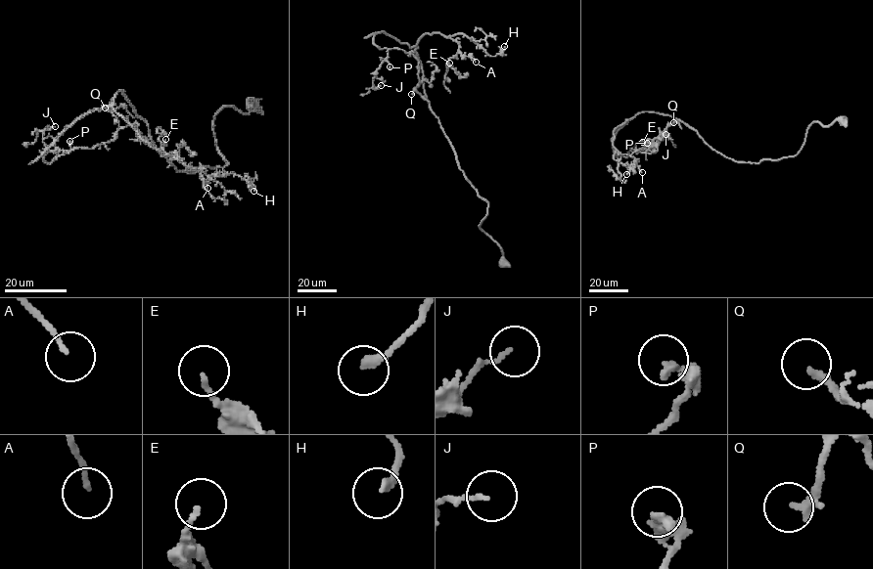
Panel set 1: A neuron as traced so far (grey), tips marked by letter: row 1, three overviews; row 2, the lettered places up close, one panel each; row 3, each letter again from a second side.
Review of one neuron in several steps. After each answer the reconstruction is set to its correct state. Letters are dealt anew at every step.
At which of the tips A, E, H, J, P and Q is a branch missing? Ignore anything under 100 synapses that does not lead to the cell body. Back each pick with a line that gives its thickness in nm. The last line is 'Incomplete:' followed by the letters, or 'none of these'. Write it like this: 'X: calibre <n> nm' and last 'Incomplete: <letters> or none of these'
Incomplete: none of these

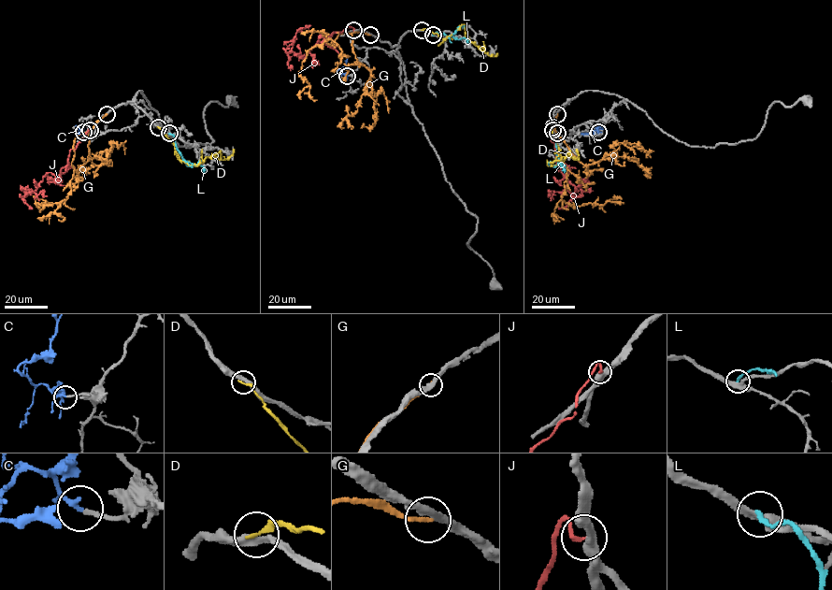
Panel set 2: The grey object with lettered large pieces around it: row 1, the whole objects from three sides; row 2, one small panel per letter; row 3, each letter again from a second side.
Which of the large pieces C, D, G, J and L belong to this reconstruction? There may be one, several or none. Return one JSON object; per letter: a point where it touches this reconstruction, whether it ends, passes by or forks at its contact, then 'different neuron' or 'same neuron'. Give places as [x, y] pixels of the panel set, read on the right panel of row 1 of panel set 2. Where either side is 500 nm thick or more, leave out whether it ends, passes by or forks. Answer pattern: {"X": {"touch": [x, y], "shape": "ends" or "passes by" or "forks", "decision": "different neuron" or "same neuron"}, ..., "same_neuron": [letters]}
{"C": {"touch": [598, 132], "shape": "passes by", "decision": "same neuron"}, "D": {"touch": [552, 127], "shape": "ends", "decision": "different neuron"}, "G": {"touch": [557, 114], "shape": "ends", "decision": "different neuron"}, "J": {"touch": [552, 130], "shape": "ends", "decision": "different neuron"}, "L": {"touch": [557, 133], "shape": "ends", "decision": "different neuron"}, "same_neuron": ["C"]}

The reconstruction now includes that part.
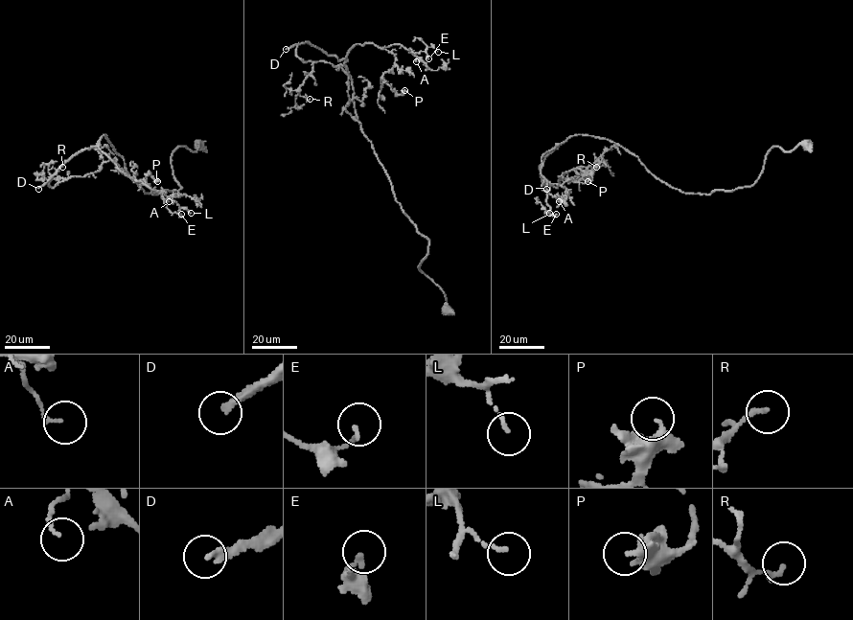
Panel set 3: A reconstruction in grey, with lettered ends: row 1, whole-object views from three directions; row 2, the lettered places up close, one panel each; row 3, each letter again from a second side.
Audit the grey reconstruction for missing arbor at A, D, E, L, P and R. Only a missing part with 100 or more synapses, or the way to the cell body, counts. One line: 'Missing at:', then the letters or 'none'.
Missing at: D

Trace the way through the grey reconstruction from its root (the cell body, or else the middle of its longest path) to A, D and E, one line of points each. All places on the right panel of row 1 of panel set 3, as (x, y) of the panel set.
A: (807, 145), (773, 147), (752, 185), (706, 195), (572, 135), (541, 159), (559, 201)
D: (807, 145), (773, 147), (752, 185), (706, 195), (662, 182), (607, 139), (575, 134), (540, 167), (546, 189)
E: (807, 145), (773, 147), (752, 185), (706, 195), (662, 182), (607, 139), (572, 135), (541, 159), (556, 214)

